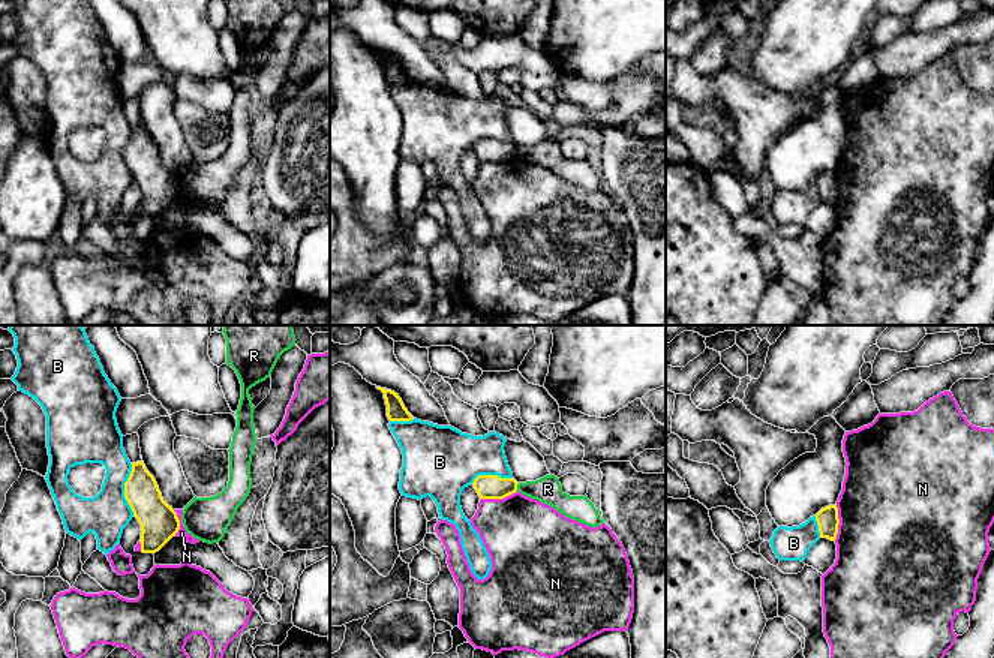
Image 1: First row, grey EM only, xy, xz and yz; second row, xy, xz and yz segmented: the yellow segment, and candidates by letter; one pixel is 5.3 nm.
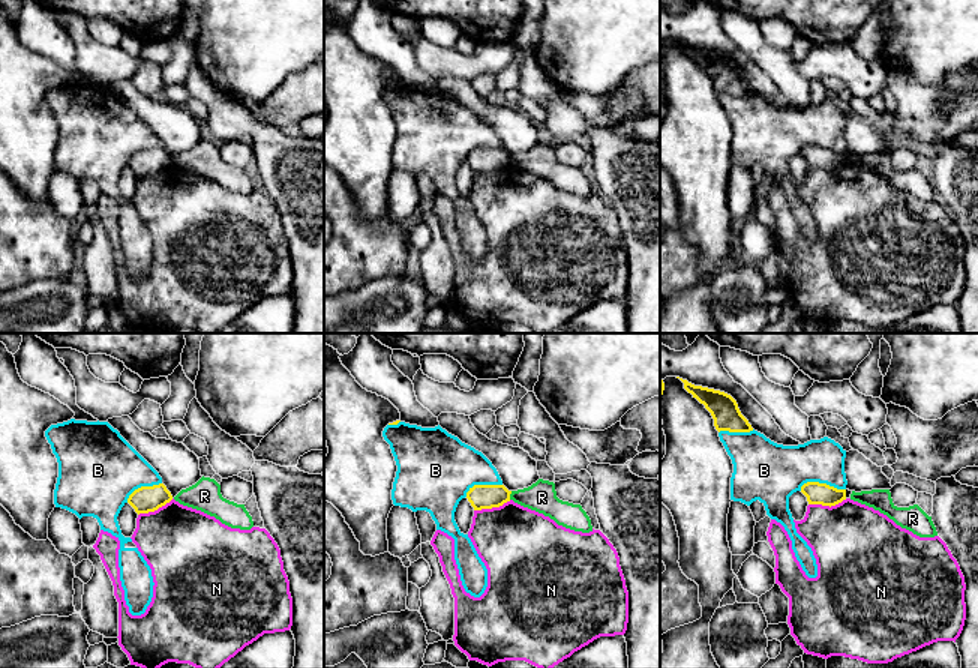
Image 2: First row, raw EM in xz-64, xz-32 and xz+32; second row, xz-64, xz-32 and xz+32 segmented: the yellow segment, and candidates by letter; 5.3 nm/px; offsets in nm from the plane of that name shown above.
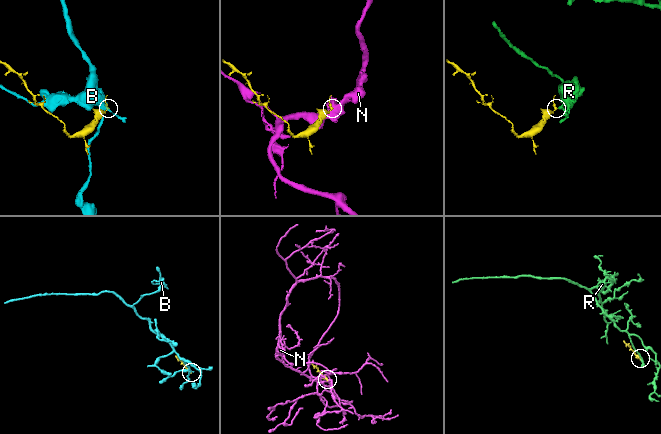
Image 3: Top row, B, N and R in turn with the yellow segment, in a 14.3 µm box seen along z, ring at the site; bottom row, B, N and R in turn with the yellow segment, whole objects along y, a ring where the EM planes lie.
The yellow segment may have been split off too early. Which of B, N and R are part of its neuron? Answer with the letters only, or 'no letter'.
no letter

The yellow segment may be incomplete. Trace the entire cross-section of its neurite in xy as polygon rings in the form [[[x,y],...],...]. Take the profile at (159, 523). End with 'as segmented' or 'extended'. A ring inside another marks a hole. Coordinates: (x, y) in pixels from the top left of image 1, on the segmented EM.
[[[144,462],[132,463],[124,483],[124,498],[141,525],[141,552],[159,552],[180,529],[177,513],[169,507],[159,490],[154,477]]]; as segmented

